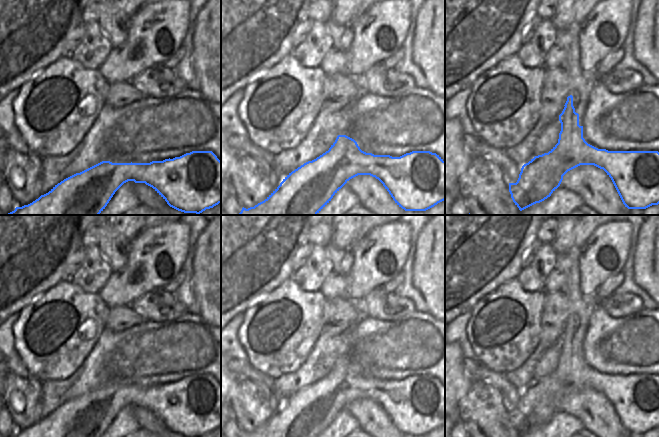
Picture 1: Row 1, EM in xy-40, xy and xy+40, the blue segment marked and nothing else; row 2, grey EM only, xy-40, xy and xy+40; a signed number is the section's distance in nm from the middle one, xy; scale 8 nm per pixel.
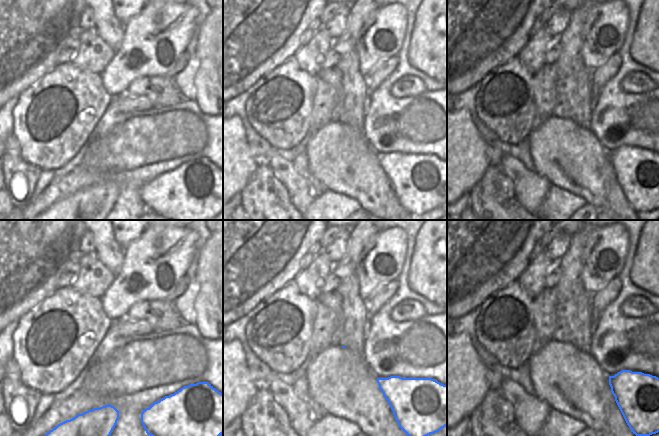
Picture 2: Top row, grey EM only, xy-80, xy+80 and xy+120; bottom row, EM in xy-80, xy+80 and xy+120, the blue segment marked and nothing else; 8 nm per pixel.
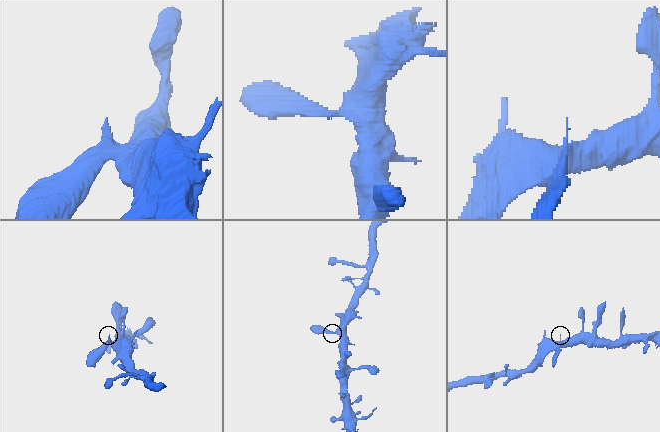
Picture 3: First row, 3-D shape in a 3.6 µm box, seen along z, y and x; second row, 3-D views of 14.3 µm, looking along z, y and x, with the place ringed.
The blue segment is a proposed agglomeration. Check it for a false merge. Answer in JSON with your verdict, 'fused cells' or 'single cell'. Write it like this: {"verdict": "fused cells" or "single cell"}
{"verdict": "fused cells"}

